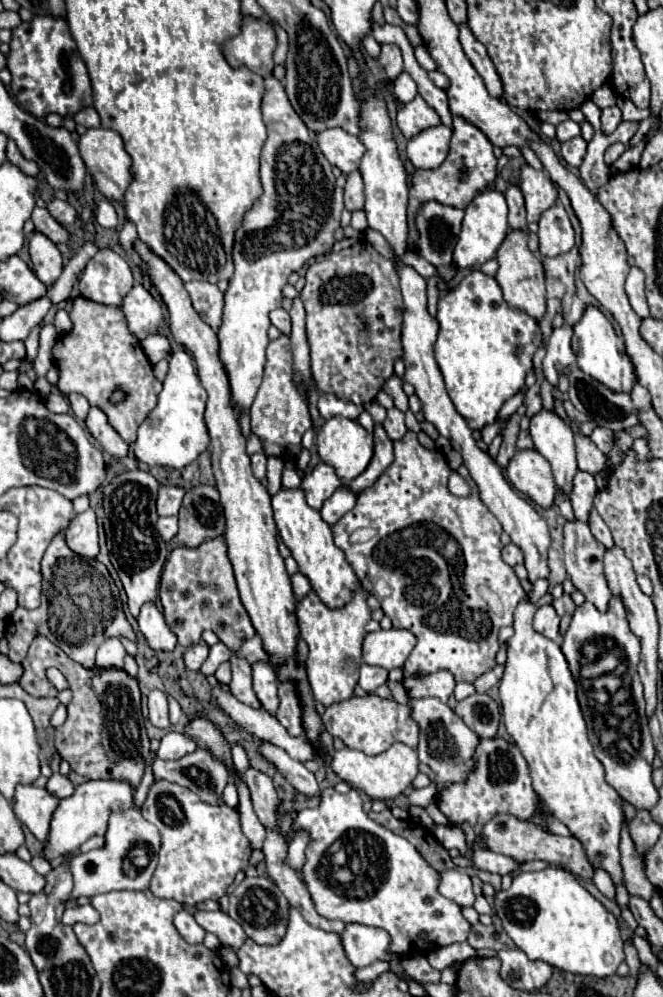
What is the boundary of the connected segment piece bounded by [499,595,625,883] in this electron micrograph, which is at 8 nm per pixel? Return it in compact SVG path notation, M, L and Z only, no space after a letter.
M531 595L523 599L517 609L515 609L515 623L513 623L513 637L507 639L507 663L505 671L499 683L499 699L501 699L501 709L503 709L503 723L507 727L507 733L511 739L519 745L523 757L527 759L531 779L533 779L533 789L539 793L541 801L545 803L545 809L565 823L569 831L583 843L585 853L593 867L603 867L605 871L611 873L613 883L623 881L623 871L619 863L619 833L623 825L623 807L621 807L621 797L613 787L609 787L603 779L603 765L599 759L593 755L593 747L587 739L587 727L585 719L577 701L577 685L571 677L569 665L565 655L561 653L561 647L553 643L551 639L545 639L541 633L537 633L531 623L533 615L537 611L537 605L531 601Z

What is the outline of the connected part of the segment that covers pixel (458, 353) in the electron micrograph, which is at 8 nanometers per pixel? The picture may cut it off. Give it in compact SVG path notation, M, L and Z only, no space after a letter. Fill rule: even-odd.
M481 271L469 273L453 291L449 291L443 299L439 299L437 323L439 323L439 335L435 343L435 359L443 373L447 393L457 413L467 421L467 425L471 429L481 429L493 423L501 405L523 387L527 373L533 369L533 355L543 343L541 329L537 321L531 319L527 313L511 309L503 301L497 281L493 277L483 275Z

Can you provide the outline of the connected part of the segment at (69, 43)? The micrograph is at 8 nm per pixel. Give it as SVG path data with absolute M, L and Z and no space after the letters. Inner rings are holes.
M33 17L31 23L21 23L13 29L9 47L11 53L7 57L7 69L13 75L9 89L25 111L35 117L45 117L49 113L65 117L67 113L75 115L77 111L93 105L87 67L63 19Z

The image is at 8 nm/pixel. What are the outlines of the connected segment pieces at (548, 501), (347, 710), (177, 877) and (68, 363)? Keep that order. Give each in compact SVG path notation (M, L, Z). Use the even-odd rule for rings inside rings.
M535 449L517 451L509 465L505 467L505 473L509 483L517 491L531 497L537 505L541 505L543 509L553 505L557 489L549 461L541 453L537 453Z
M365 695L365 697L351 697L339 703L333 703L323 713L323 727L339 737L349 749L359 749L367 755L379 755L387 751L393 743L401 741L409 747L417 747L419 727L411 719L409 705L401 705L393 699L381 699L377 695Z
M159 779L149 787L141 813L159 829L163 839L159 865L149 885L151 893L157 897L175 899L185 907L207 899L217 901L227 893L237 871L249 865L251 845L241 831L237 809L207 805L187 787Z
M77 297L71 301L69 317L73 321L73 331L61 335L53 347L53 359L61 375L57 389L63 395L83 395L91 407L99 407L107 415L113 429L127 443L133 443L137 439L137 427L157 405L157 395L161 391L161 383L153 375L153 365L145 357L139 339L127 329L119 307L107 307L85 297ZM115 389L125 393L119 403L111 403L111 393Z

